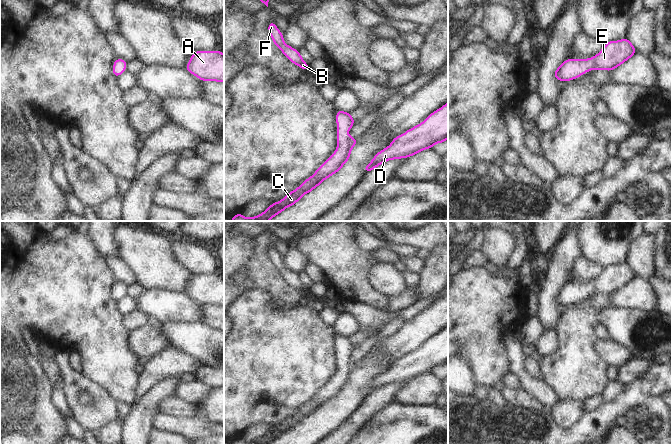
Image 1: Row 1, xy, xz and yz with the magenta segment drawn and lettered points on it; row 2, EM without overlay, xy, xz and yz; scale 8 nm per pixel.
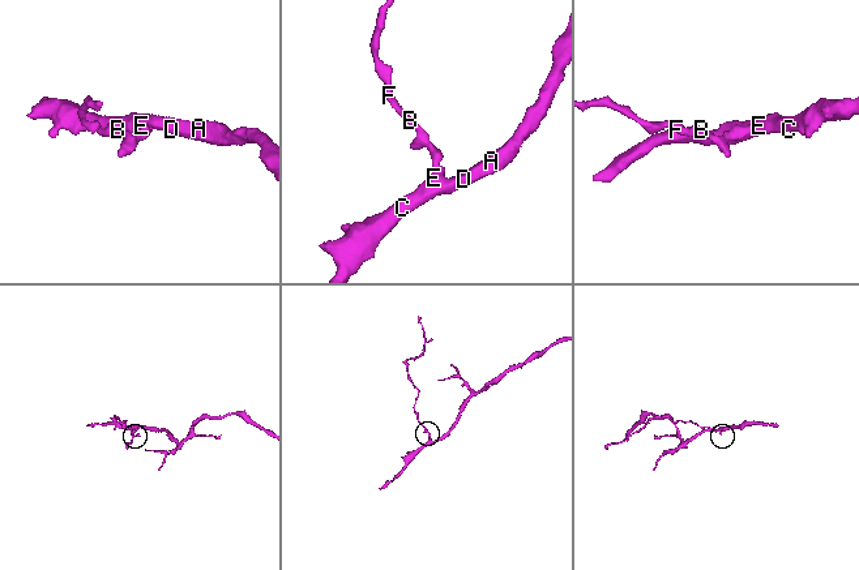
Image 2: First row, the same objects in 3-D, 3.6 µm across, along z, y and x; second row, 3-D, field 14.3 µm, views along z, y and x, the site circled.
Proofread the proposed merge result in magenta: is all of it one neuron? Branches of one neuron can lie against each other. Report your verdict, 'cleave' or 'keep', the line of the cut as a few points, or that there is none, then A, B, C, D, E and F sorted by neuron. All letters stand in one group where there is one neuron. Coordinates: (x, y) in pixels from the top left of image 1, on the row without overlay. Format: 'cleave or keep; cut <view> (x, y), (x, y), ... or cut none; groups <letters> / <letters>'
keep; cut none; groups A B C D E F

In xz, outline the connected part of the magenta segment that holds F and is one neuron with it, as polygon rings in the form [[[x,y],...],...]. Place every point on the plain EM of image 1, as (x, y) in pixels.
[[[270,246],[268,250],[268,255],[273,263],[276,271],[280,272],[283,278],[294,288],[301,291],[304,295],[310,292],[310,289],[306,288],[299,275],[286,269],[283,264],[283,258],[275,250],[275,246]]]

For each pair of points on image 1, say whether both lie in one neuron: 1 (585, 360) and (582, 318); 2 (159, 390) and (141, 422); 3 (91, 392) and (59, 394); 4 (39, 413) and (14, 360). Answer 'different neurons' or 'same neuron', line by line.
1: same neuron
2: same neuron
3: different neurons
4: same neuron

